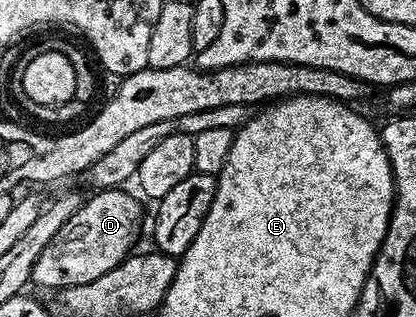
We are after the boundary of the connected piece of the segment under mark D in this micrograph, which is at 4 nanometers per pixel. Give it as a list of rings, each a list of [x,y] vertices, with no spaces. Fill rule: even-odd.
[[[122,187],[105,188],[80,203],[77,214],[73,214],[73,218],[69,218],[69,222],[65,222],[65,226],[53,234],[53,242],[41,250],[41,258],[37,258],[37,266],[33,266],[31,275],[36,285],[39,283],[43,288],[56,290],[81,286],[101,278],[101,274],[109,274],[109,270],[132,255],[136,247],[135,235],[143,220],[143,208],[123,191],[127,190]]]

